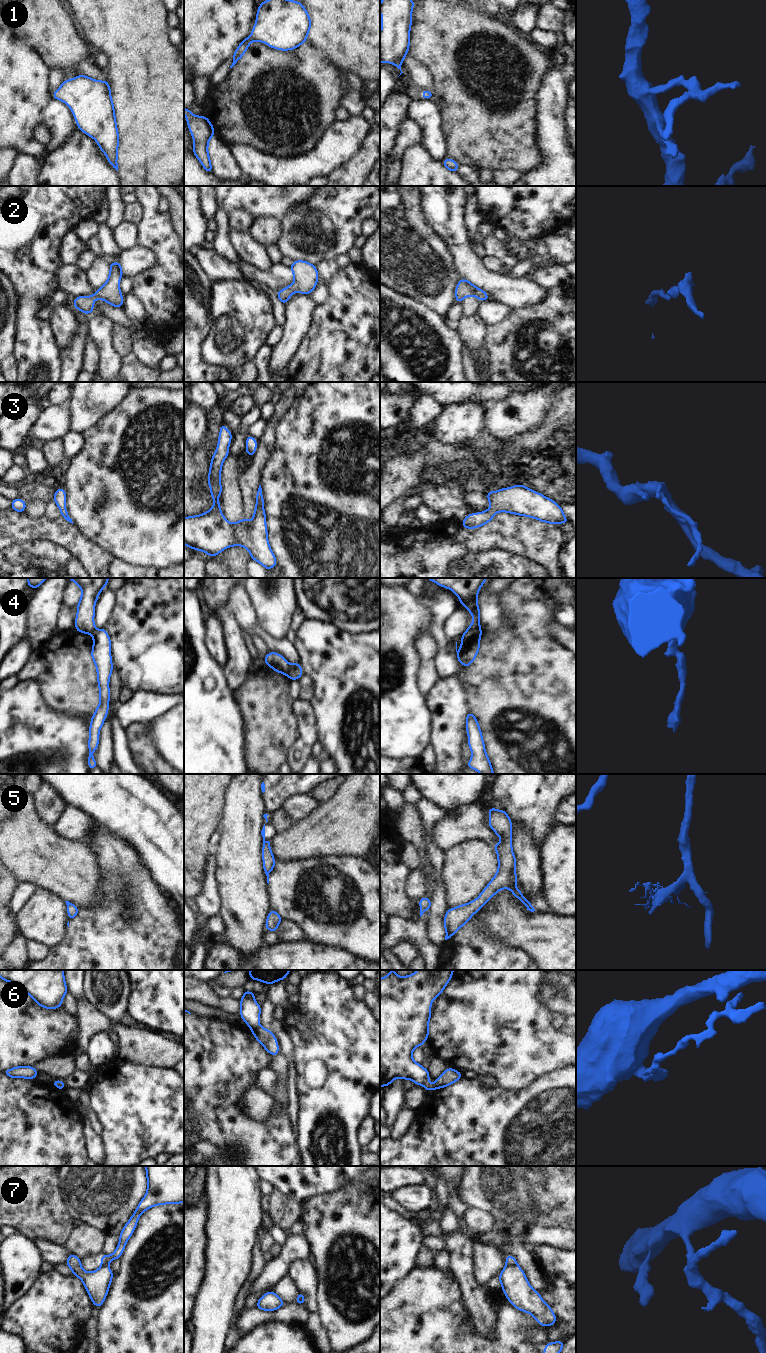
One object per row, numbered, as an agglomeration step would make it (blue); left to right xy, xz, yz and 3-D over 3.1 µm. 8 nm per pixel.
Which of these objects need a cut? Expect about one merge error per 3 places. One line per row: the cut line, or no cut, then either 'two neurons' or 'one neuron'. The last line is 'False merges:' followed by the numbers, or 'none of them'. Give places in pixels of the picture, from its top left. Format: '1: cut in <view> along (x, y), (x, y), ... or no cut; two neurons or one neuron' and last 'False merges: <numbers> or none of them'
1: no cut; one neuron
2: no cut; one neuron
3: no cut; one neuron
4: cut in yz along (479, 626), (467, 630); two neurons
5: no cut; one neuron
6: cut in xz along (259, 1025), (251, 1028); two neurons
7: cut in yz along (506, 1264), (511, 1266), (517, 1265); two neurons
False merges: 4, 6, 7

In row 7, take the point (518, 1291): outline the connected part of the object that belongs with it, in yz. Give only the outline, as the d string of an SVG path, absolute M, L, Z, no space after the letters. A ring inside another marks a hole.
M506 1265L498 1279L506 1298L516 1309L531 1314L541 1326L555 1324L557 1317L541 1295L531 1287L521 1267Z

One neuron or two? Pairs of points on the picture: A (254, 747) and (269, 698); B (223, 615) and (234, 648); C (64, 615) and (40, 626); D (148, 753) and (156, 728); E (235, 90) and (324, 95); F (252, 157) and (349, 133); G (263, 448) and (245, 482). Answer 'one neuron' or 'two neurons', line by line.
A: one neuron
B: one neuron
C: two neurons
D: two neurons
E: one neuron
F: one neuron
G: one neuron

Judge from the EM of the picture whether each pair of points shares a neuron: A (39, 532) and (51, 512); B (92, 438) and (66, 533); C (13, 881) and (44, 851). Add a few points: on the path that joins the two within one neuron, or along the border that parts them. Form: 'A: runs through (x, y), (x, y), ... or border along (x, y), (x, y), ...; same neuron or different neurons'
A: border along (59, 515), (51, 520), (47, 520), (43, 516); different neurons
B: border along (73, 523), (89, 540); different neurons
C: border along (10, 869), (22, 882); different neurons

